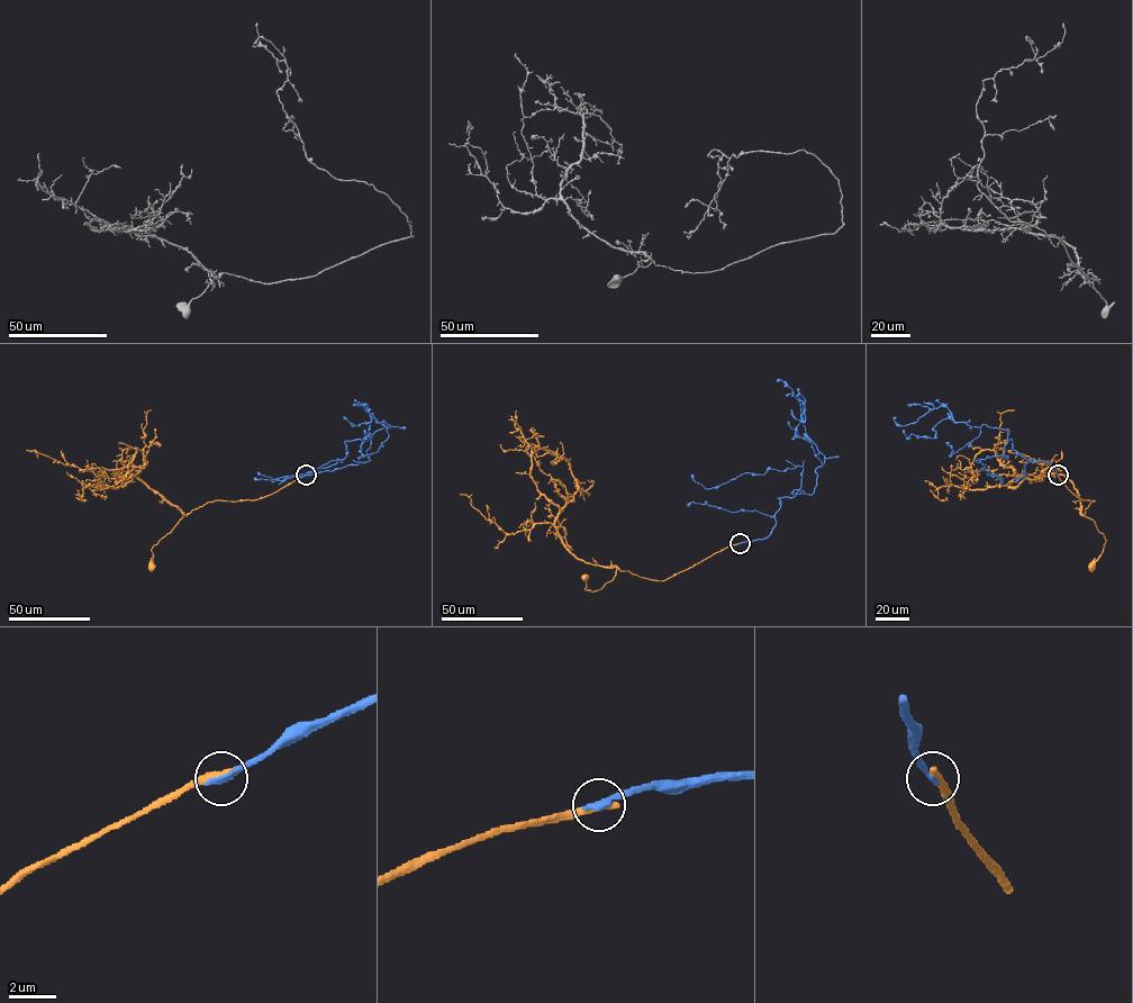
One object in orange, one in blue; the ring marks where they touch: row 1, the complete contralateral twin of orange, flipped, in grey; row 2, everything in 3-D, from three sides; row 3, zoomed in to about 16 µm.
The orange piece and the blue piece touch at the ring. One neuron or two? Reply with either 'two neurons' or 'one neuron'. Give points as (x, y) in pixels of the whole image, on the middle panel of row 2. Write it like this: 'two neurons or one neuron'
two neurons

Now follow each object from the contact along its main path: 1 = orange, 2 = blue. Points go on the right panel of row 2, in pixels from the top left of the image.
1: (1057, 476), (1078, 497), (1095, 502), (1081, 514), (1094, 521), (1105, 543), (1091, 567)
2: (1057, 476), (1048, 462), (1031, 462), (1014, 451), (1008, 430), (955, 422), (945, 406), (904, 425), (895, 417)

